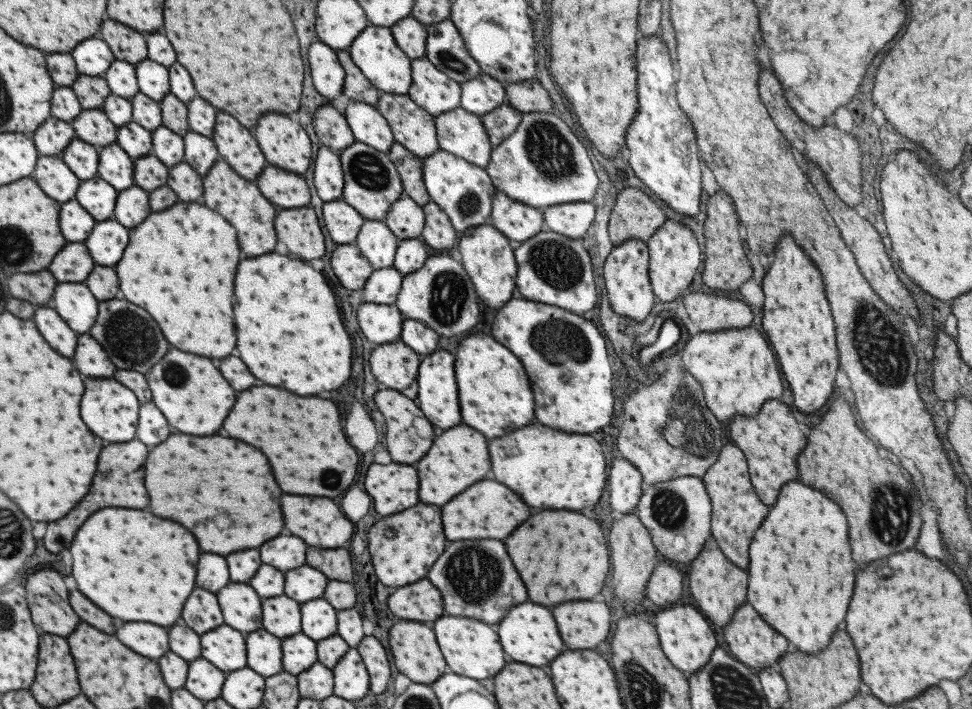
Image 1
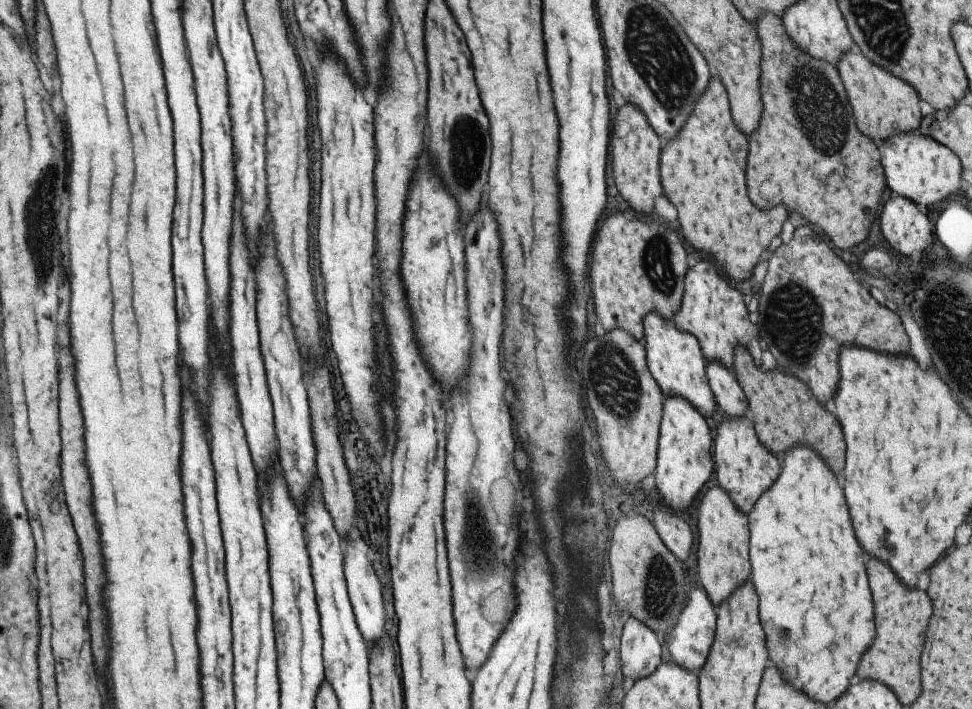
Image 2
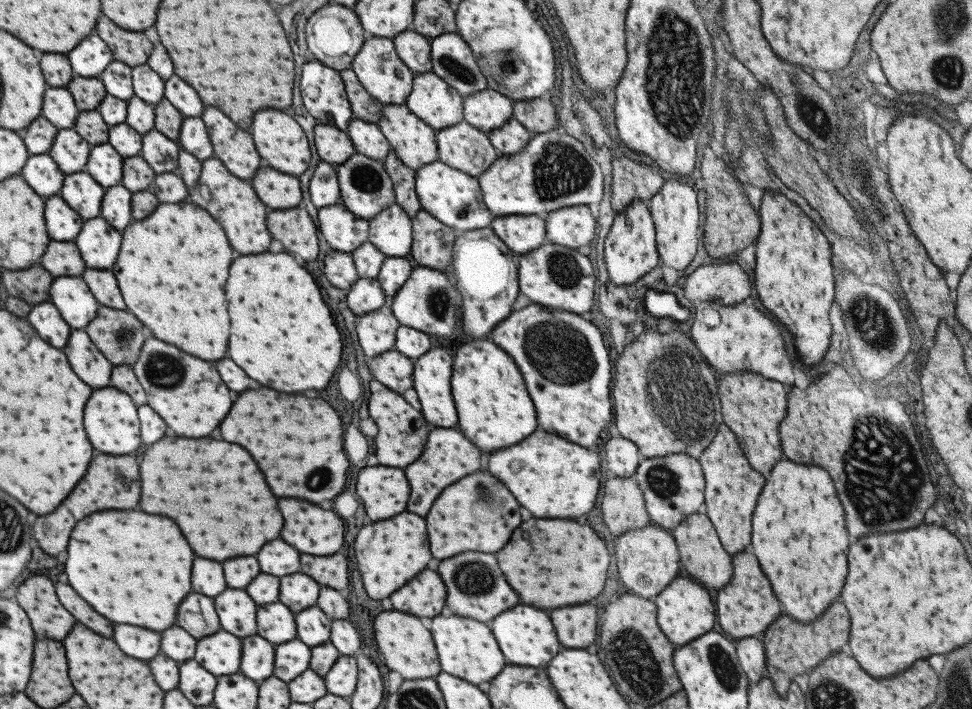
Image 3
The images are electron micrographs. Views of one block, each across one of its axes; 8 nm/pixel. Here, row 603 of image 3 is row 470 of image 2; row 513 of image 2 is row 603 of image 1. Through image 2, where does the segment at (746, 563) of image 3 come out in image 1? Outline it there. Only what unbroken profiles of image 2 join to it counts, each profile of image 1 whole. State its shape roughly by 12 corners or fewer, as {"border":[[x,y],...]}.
{"border":[[746,600],[722,630],[729,654],[755,672],[790,649]]}

